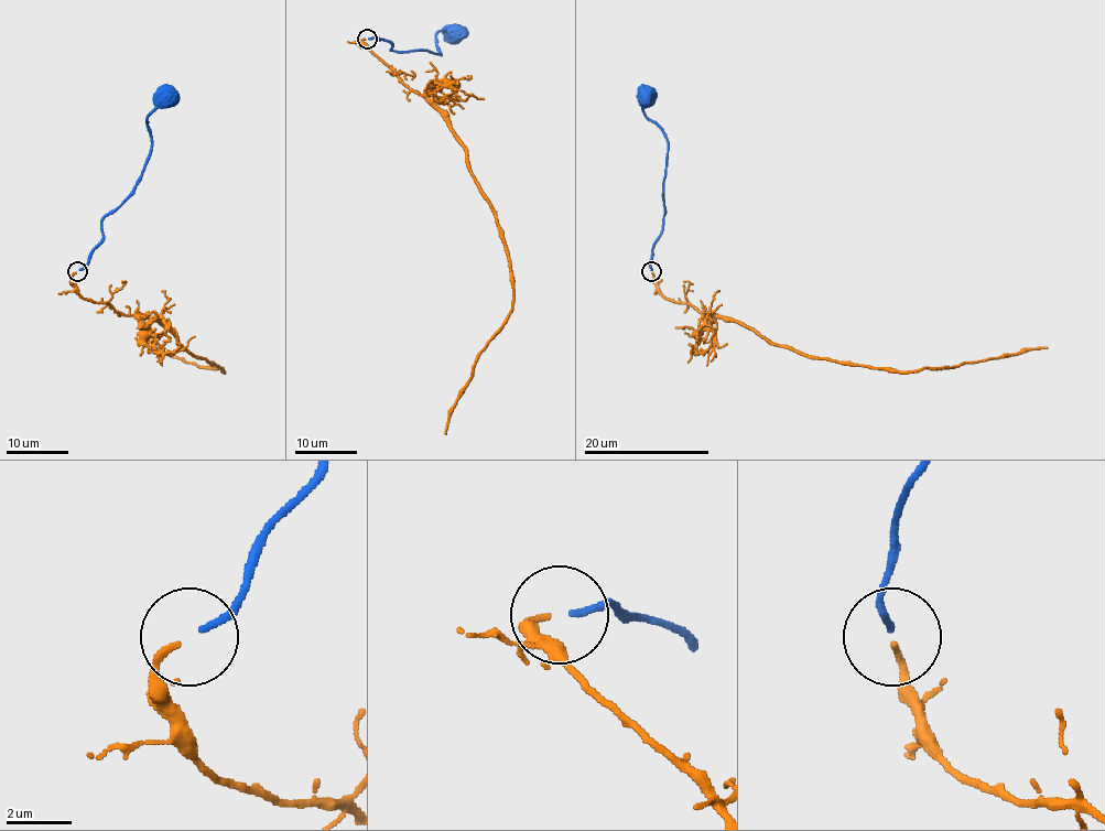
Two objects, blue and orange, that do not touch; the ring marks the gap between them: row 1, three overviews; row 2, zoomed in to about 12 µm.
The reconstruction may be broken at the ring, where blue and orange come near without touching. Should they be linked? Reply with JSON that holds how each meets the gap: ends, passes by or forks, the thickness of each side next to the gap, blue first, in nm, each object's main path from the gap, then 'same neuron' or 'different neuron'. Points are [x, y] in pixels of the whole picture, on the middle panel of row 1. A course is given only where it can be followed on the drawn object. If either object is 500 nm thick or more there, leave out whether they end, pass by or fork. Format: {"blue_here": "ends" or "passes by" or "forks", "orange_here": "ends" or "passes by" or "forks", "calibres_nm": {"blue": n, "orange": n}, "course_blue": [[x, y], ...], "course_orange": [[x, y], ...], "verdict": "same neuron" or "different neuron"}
{"blue_here": "ends", "orange_here": "ends", "calibres_nm": {"blue": 200, "orange": 200}, "course_blue": [[368, 39], [386, 39], [390, 50], [439, 55], [435, 34], [442, 30], [456, 31]], "course_orange": [[365, 39], [360, 41], [439, 111], [464, 149], [509, 262], [512, 309], [478, 357], [445, 433]], "verdict": "same neuron"}

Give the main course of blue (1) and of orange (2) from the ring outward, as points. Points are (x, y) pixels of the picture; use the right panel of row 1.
1: (652, 270), (652, 245), (663, 220), (668, 153), (667, 135), (642, 112), (645, 98)
2: (652, 272), (667, 299), (724, 315), (809, 356), (898, 371), (955, 367), (1047, 347)

